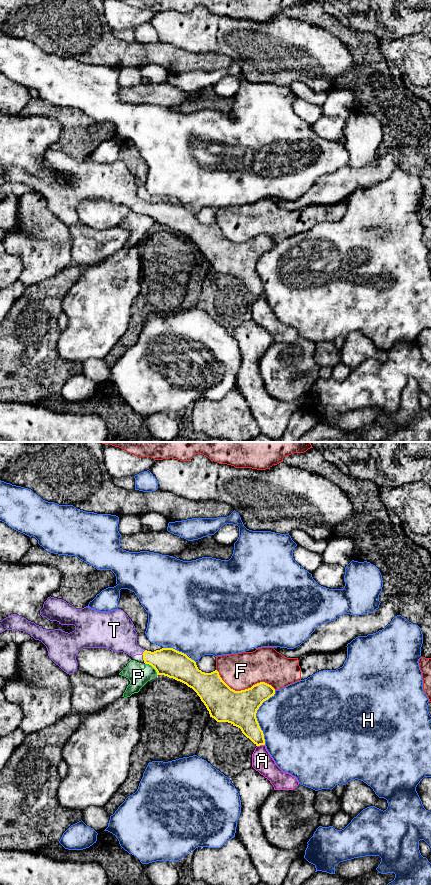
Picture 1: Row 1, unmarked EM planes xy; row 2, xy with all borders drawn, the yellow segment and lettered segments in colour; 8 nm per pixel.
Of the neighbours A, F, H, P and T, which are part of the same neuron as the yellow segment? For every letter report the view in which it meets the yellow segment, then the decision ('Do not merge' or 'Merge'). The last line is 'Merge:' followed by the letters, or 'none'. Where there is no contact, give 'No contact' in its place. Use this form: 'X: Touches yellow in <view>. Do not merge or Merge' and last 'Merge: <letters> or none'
A: Touches yellow in xy. Do not merge
F: Touches yellow in xy. Do not merge
H: Touches yellow in xy. Do not merge
P: Touches yellow in xy. Do not merge
T: Touches yellow in xy. Merge
Merge: T

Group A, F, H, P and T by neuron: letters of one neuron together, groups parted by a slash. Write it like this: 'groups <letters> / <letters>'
groups A / F / H / P / T

